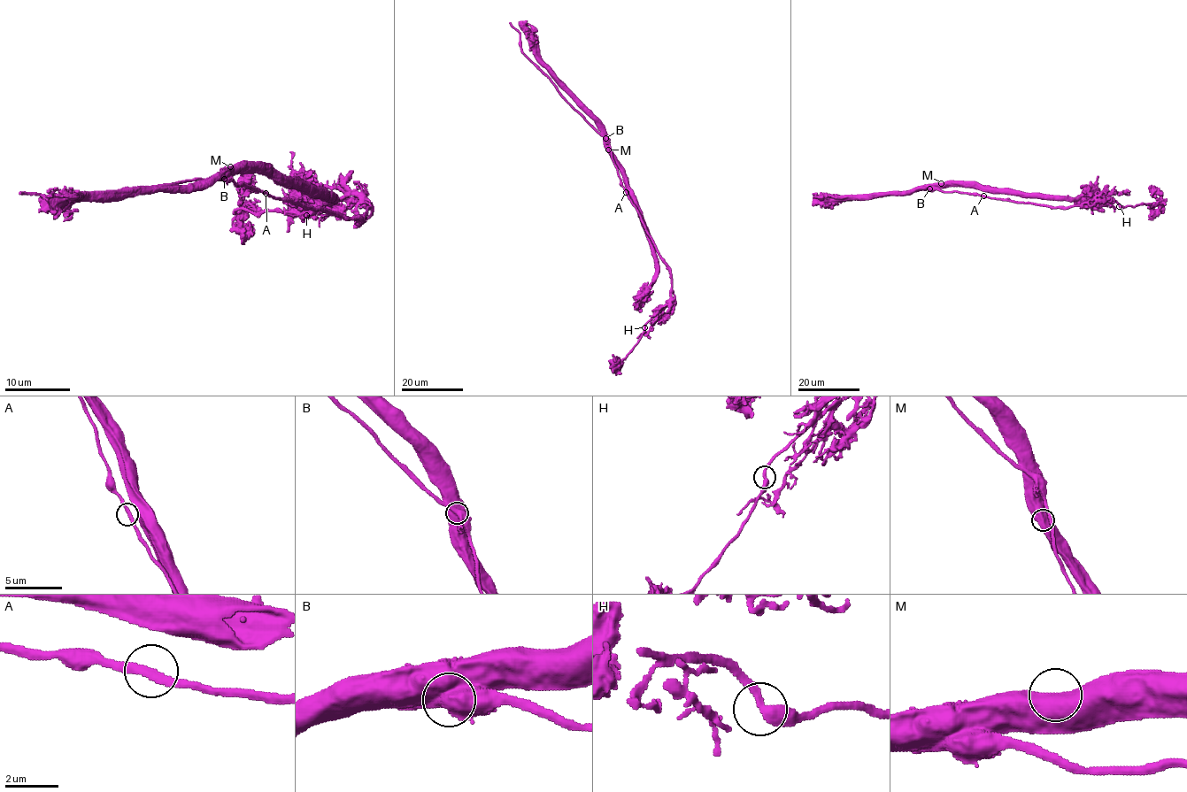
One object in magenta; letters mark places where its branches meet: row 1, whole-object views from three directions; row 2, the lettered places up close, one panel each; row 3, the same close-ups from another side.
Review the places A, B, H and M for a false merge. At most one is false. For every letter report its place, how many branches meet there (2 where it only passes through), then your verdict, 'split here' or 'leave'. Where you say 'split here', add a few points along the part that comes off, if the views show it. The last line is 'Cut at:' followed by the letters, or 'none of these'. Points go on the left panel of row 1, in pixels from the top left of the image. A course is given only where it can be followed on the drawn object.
A: place (265, 193); branches 2; leave
B: place (224, 179); branches 1; split here; course (223, 178), (364, 214), (342, 218), (325, 204), (305, 216), (256, 212), (242, 201), (248, 183), (248, 196)
H: place (306, 215); branches 2; leave
M: place (230, 166); branches 1; leave
Cut at: B

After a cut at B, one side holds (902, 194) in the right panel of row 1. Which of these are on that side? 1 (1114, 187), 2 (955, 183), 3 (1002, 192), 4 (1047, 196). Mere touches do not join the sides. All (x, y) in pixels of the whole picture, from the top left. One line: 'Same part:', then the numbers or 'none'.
Same part: 2, 3, 4

